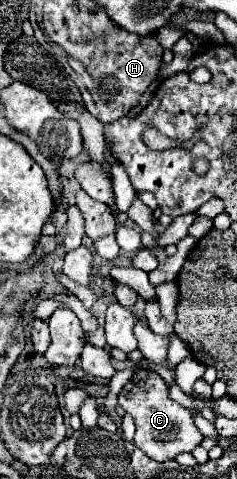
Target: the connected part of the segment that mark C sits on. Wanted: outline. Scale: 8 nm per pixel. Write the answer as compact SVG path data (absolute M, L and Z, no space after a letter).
M152 371L136 373L122 387L118 395L118 403L136 423L136 435L132 439L134 445L142 449L152 461L164 463L164 461L174 459L178 453L194 451L204 439L202 433L194 425L194 415L186 407L170 399L168 385L158 373L152 373Z

